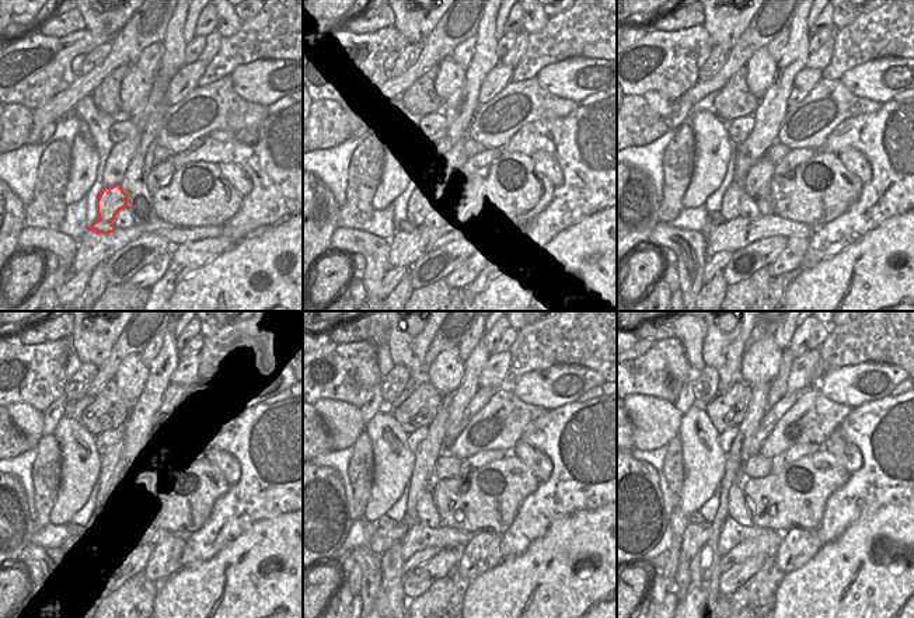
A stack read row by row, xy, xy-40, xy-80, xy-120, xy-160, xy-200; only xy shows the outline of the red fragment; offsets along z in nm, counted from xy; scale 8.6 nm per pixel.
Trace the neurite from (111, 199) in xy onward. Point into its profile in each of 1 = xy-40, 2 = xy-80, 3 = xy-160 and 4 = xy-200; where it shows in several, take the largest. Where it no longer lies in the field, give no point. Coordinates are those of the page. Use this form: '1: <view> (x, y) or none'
1: xy-40 (422, 199)
2: xy-80 (731, 203)
3: xy-160 (382, 540)
4: xy-200 (694, 536)

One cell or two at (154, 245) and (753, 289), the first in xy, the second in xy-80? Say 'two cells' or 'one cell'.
two cells

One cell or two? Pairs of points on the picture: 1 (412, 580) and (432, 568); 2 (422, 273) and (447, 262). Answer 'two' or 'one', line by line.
1: one
2: one

